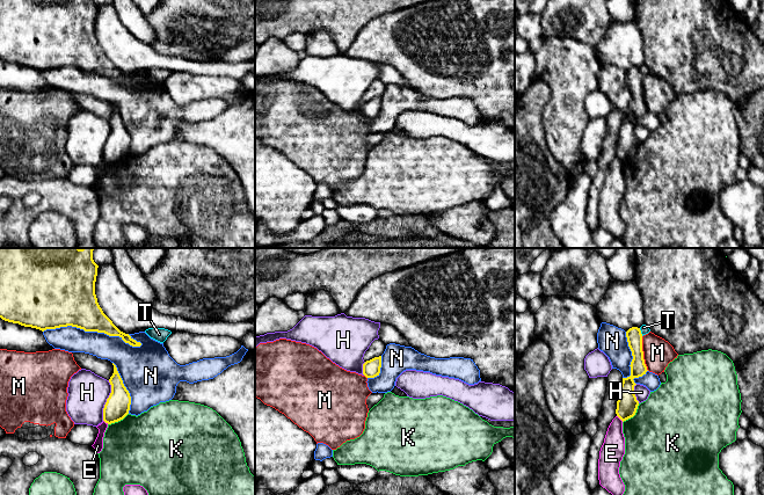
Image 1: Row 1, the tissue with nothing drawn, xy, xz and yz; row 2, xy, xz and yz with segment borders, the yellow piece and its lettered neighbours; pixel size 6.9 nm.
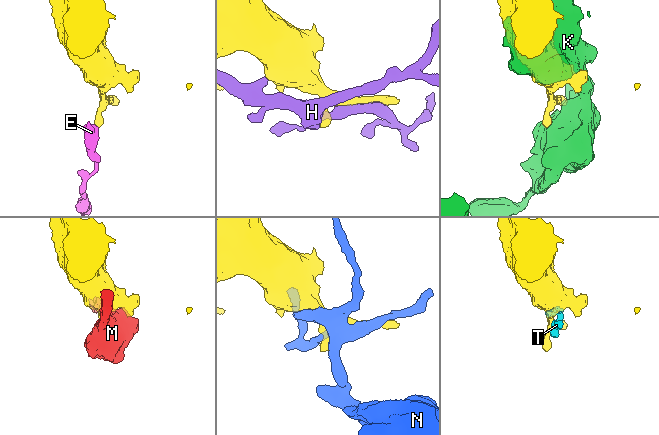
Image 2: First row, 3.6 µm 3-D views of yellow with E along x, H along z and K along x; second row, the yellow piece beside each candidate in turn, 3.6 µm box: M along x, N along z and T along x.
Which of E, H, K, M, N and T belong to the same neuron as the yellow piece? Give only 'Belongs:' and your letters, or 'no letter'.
Belongs: no letter

